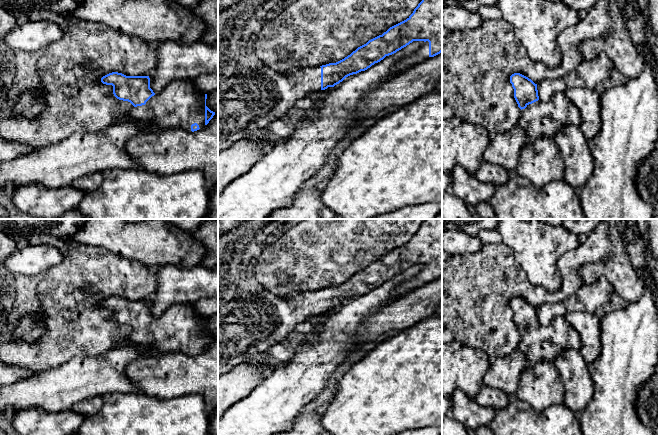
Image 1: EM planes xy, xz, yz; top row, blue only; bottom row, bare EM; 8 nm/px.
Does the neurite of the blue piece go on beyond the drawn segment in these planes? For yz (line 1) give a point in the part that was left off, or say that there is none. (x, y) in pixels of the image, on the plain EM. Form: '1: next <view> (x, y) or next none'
1: next yz (540, 342)

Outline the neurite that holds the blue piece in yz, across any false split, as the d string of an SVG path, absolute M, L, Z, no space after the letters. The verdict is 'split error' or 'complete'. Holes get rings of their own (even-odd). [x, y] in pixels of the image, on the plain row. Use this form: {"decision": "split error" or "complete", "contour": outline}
{"decision": "split error", "contour": "M514 297L510 300L514 322L521 333L518 350L526 356L527 366L540 360L554 362L567 349L581 349L578 332L564 316L555 318L550 324L539 324L537 308L528 301Z"}

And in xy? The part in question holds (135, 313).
{"decision": "split error", "contour": "M112 296L103 300L101 306L113 310L117 323L134 330L126 344L144 349L146 357L172 352L194 356L204 352L215 339L206 330L207 318L196 313L192 304L170 306L159 317L150 312L149 300Z"}

